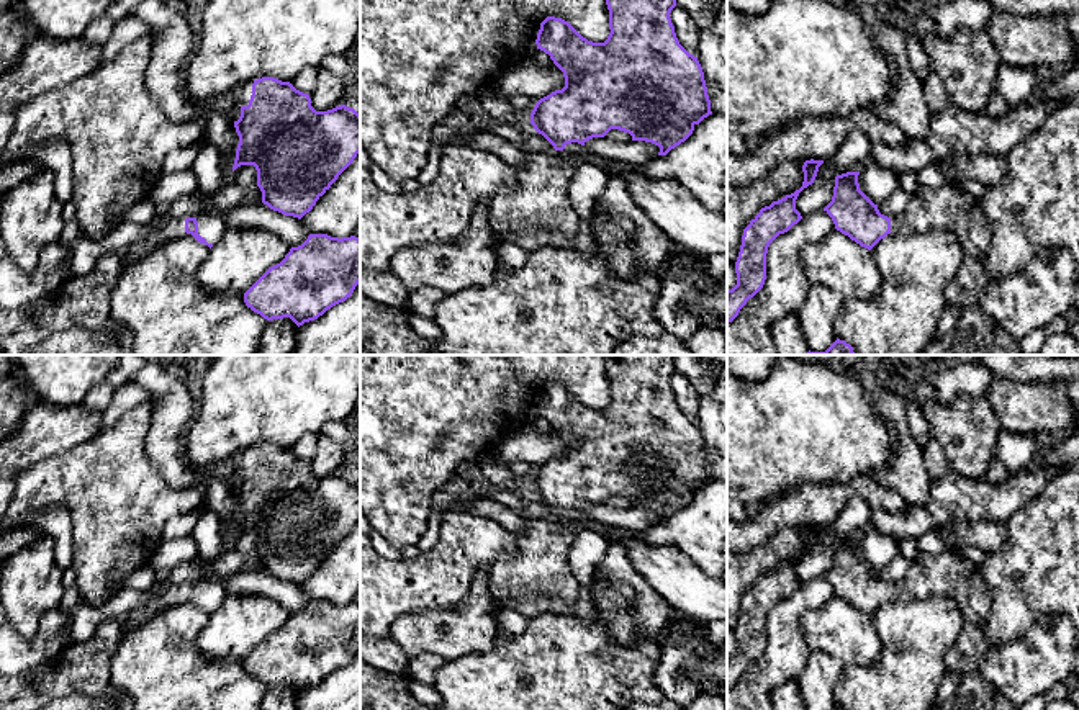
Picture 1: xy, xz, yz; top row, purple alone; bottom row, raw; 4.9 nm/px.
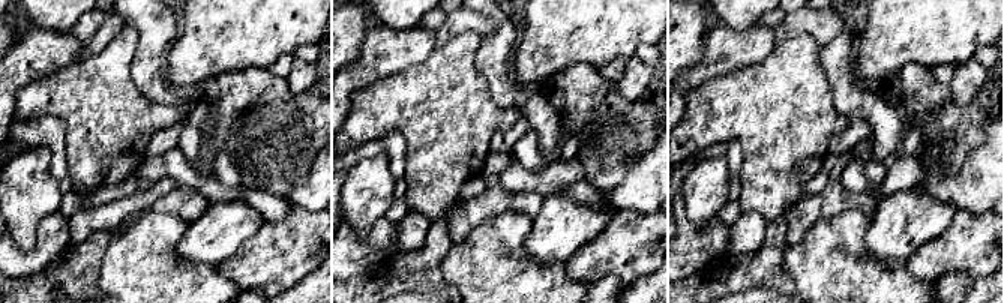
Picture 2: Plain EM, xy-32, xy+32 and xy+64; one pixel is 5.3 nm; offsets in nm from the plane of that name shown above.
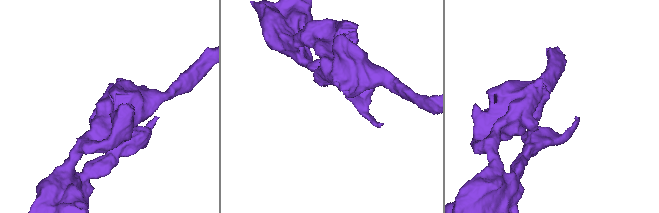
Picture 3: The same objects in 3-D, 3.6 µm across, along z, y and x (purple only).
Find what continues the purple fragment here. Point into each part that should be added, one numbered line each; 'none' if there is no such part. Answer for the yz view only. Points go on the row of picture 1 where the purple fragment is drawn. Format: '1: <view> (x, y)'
1: yz (948, 208)

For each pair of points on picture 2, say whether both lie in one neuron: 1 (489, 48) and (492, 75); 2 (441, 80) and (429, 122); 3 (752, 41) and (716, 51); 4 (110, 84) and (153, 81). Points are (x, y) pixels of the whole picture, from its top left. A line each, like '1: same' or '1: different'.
1: same
2: same
3: same
4: different

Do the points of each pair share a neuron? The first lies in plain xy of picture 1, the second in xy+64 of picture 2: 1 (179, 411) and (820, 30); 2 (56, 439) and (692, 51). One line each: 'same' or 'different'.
1: different
2: different

